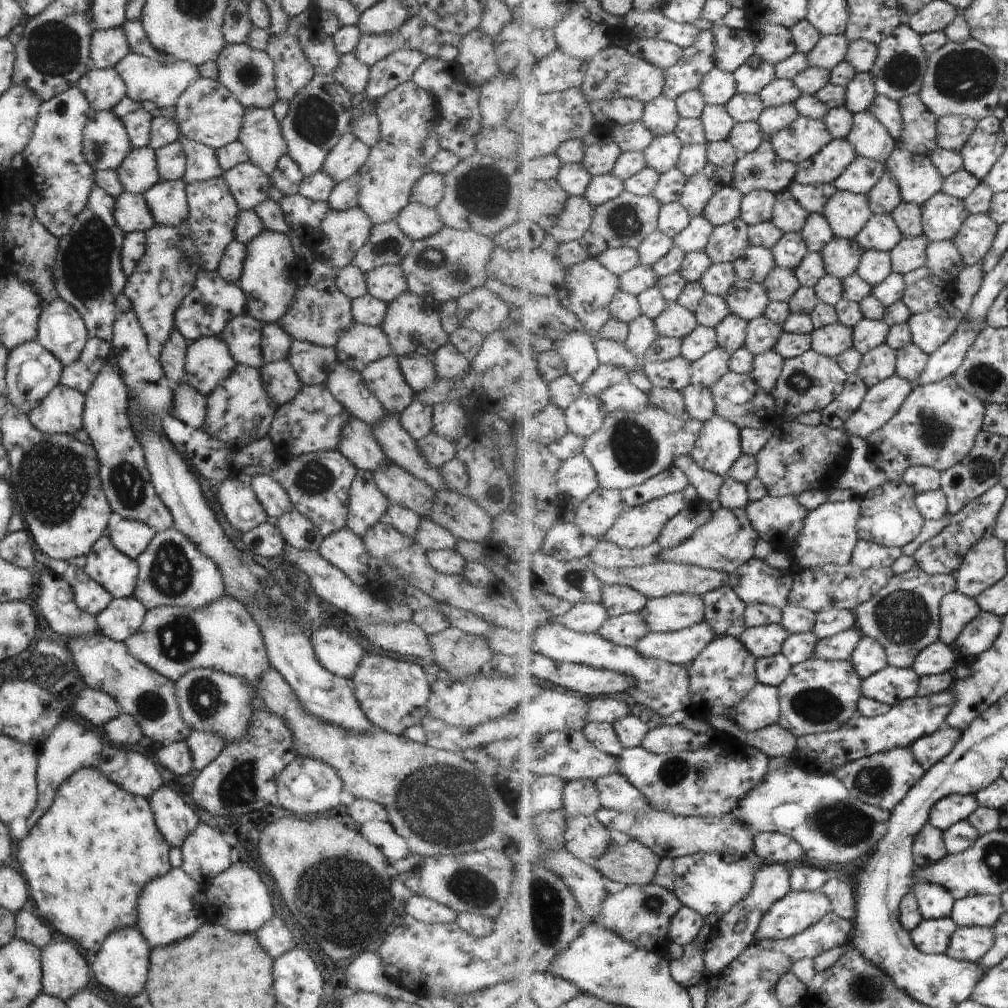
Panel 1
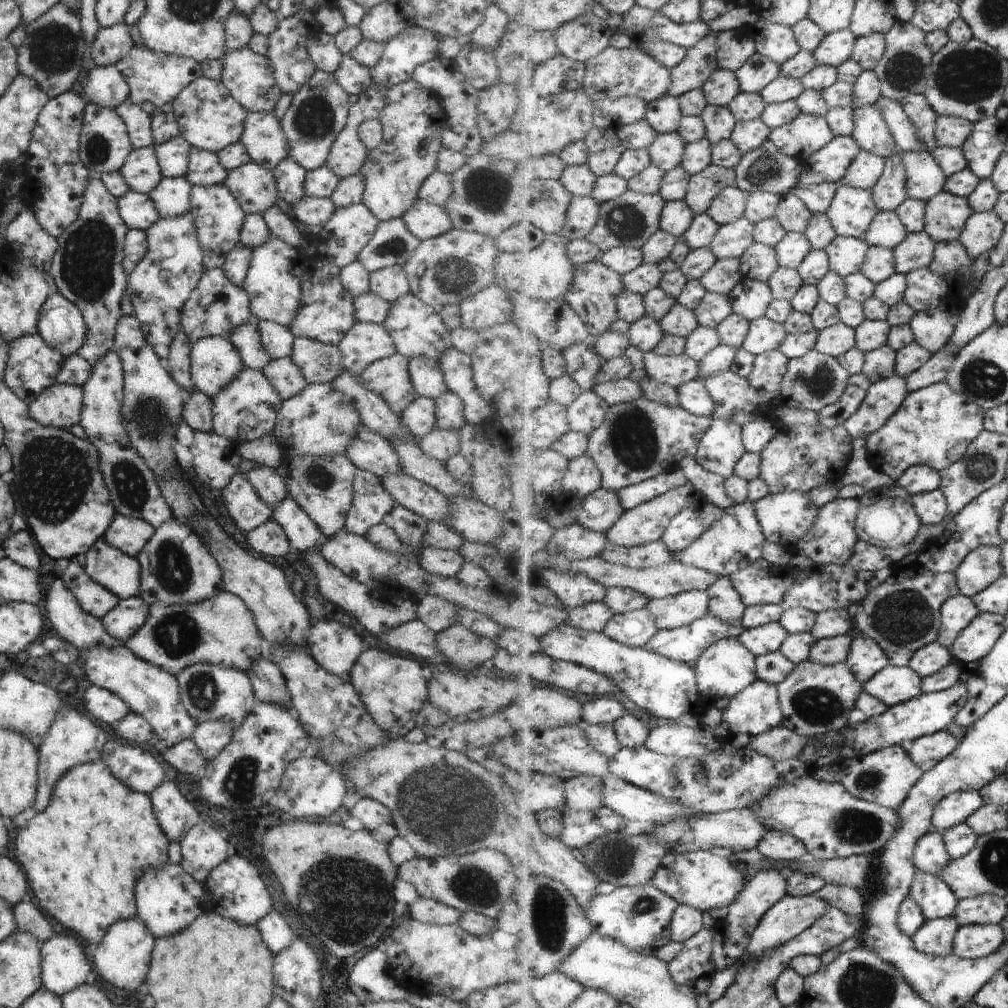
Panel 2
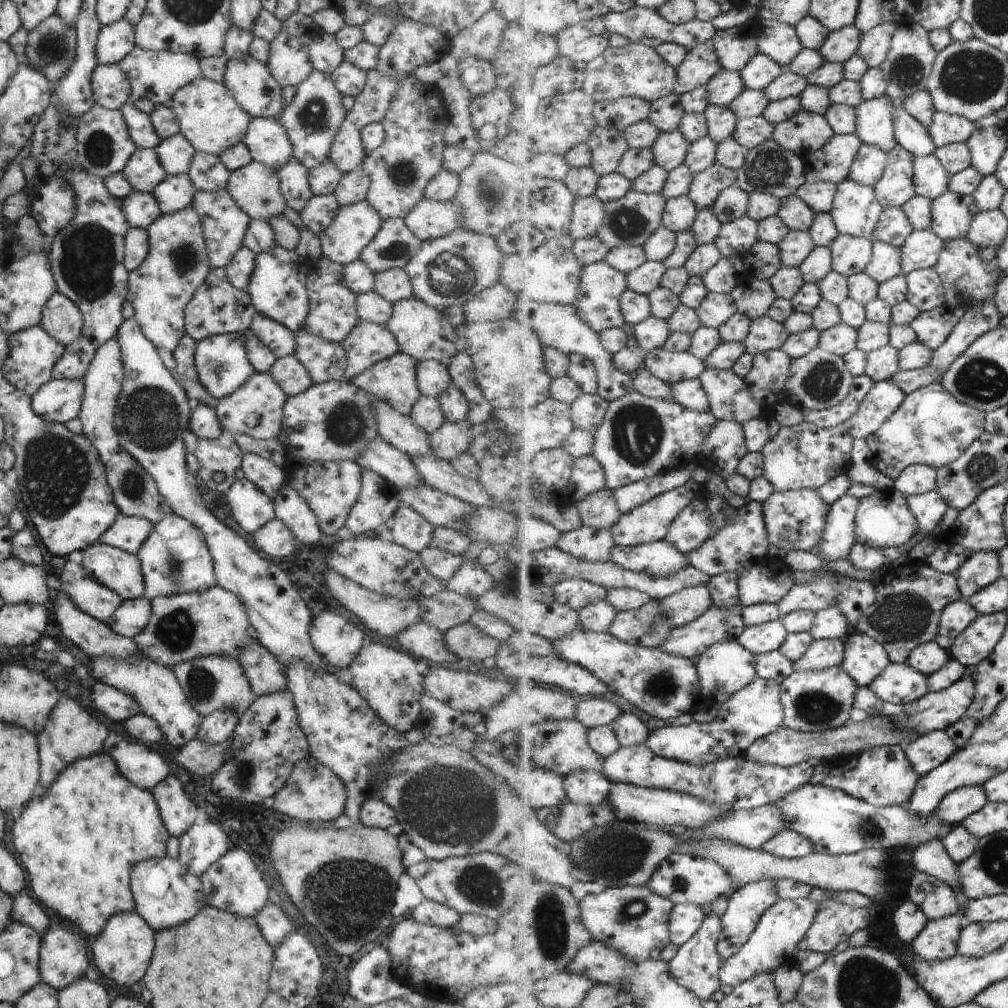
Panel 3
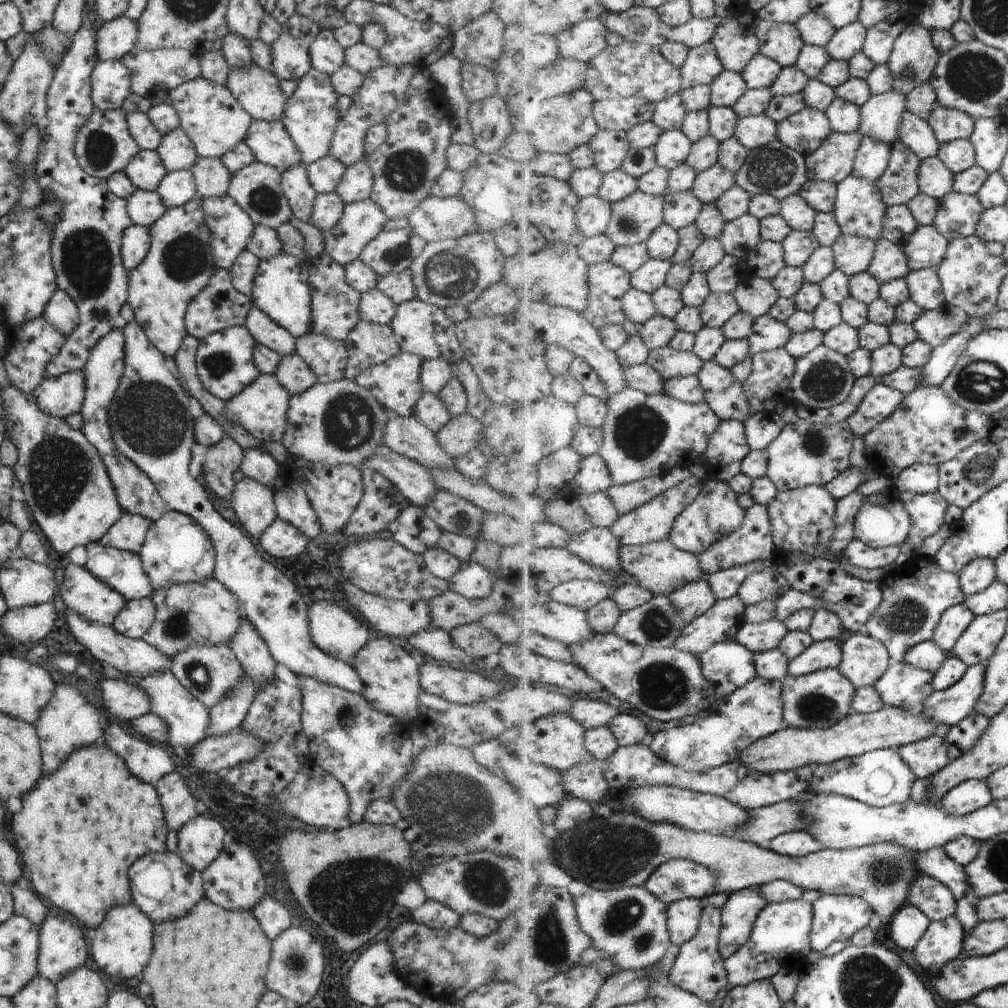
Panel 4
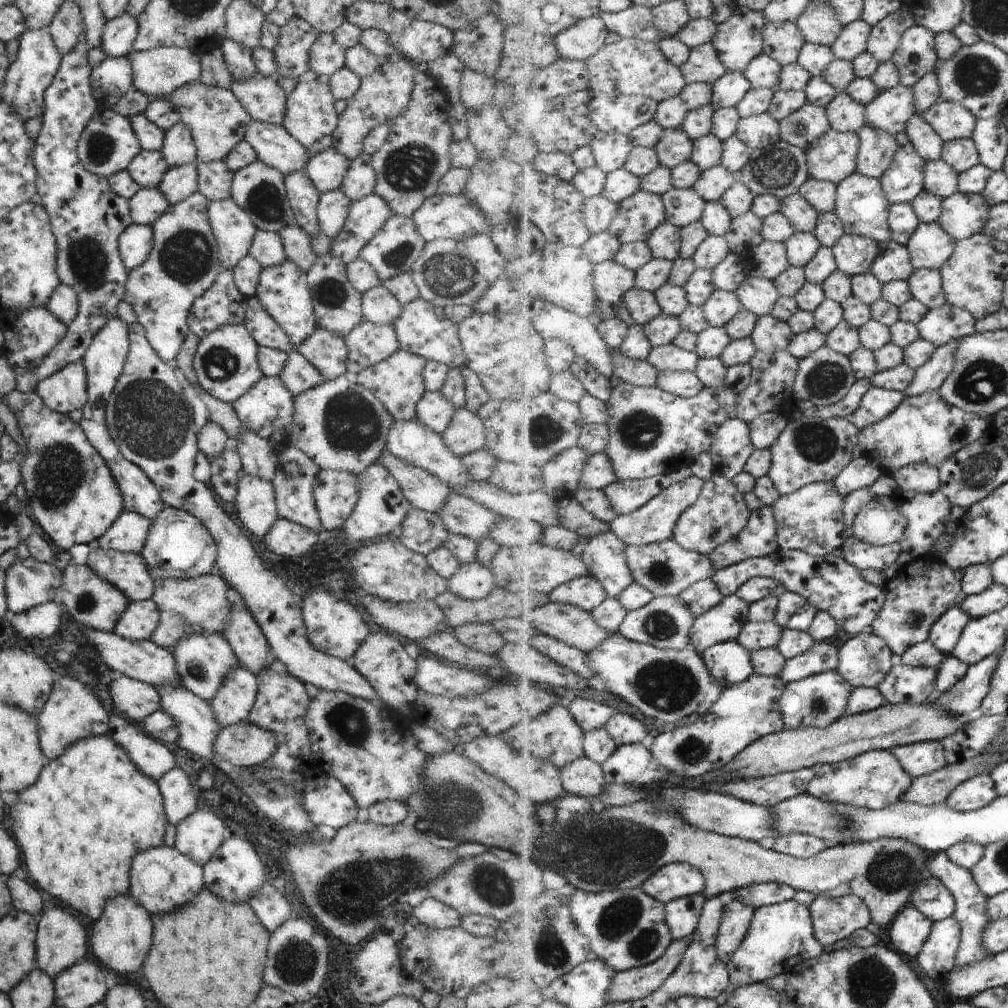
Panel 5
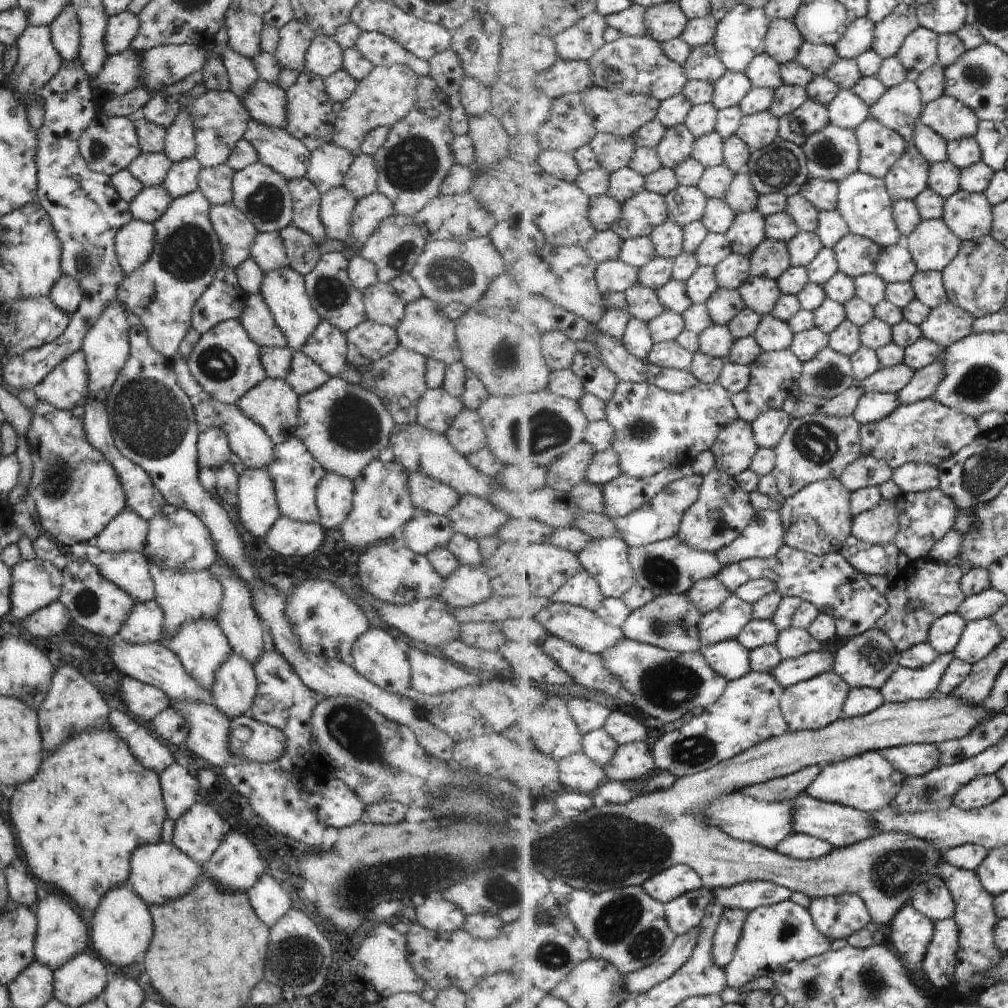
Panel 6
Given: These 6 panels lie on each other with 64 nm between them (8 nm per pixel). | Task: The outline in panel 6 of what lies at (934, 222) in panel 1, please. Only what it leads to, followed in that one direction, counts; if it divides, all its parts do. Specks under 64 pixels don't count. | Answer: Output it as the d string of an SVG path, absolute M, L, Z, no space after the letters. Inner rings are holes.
M959 189L946 200L943 219L962 241L973 241L992 234L993 208L985 193Z

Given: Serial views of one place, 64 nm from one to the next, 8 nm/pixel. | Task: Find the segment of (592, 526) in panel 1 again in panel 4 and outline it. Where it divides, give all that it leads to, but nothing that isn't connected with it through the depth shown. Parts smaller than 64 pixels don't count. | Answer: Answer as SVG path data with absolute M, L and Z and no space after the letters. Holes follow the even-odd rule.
M607 491L589 495L579 493L578 500L596 526L611 528L621 516Z

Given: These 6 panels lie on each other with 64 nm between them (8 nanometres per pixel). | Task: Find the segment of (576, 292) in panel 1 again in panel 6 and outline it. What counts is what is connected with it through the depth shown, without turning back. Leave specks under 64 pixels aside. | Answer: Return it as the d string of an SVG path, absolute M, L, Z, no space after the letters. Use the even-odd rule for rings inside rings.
M618 259L599 264L596 278L603 295L607 292L627 293L640 283L639 274L639 269Z

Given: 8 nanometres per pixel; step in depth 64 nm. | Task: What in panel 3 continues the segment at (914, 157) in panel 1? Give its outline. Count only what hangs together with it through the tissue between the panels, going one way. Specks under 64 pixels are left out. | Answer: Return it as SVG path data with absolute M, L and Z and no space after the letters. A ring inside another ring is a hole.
M933 154L915 158L914 180L917 195L935 201L948 192L952 175L945 169L936 154Z

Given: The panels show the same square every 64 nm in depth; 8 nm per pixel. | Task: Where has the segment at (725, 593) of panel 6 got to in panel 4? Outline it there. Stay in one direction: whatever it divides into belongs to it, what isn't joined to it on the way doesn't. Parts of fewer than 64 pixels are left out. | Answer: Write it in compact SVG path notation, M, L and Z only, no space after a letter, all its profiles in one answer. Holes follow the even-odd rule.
M703 580L688 583L671 593L670 598L686 624L708 613L718 602L718 597L713 593L712 585Z

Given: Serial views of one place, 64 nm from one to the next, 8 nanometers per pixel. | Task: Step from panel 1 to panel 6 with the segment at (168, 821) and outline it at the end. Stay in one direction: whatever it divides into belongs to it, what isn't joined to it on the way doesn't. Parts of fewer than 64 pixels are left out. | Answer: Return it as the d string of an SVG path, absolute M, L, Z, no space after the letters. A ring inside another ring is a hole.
M175 762L166 766L158 777L166 817L175 822L195 804L197 780Z

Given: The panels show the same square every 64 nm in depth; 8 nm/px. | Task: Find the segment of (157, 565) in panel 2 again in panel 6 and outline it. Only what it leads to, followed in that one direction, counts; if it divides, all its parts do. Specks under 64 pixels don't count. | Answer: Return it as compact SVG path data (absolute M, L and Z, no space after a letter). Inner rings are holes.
M165 504L147 521L147 536L142 554L171 572L199 572L215 562L214 544L205 525L188 510Z

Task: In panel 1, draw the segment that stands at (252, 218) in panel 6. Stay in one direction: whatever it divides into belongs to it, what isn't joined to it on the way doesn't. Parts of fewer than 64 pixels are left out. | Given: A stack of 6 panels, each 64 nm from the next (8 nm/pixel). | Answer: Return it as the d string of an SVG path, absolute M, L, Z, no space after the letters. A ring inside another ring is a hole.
M253 163L237 164L222 171L221 176L239 210L253 211L263 200L268 200L267 192L272 186L270 177Z

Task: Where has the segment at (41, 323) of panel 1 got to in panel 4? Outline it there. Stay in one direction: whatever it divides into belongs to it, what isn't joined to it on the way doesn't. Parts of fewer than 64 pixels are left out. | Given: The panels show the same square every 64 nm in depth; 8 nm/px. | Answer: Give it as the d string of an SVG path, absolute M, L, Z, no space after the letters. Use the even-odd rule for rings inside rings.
M56 289L46 303L42 316L54 330L66 337L77 325L79 314L68 293Z

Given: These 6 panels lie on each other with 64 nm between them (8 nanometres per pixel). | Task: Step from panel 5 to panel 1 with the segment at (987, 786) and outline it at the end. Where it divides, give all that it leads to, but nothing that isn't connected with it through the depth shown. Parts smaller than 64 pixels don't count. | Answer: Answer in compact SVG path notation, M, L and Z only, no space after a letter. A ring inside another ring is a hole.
M951 794L933 806L929 823L945 831L957 822L968 820L979 808L975 795Z

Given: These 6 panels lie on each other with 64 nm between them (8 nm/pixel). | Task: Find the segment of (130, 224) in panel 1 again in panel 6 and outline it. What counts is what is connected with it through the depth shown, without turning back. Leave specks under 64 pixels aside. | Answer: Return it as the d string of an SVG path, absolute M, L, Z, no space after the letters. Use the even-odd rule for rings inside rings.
M161 185L141 188L128 204L133 220L152 224L167 210L173 200Z

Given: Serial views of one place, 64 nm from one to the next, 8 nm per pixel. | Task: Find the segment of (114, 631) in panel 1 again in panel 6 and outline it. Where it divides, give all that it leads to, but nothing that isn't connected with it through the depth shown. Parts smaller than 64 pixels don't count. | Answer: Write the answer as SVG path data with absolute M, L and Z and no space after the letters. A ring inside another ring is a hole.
M154 600L134 603L115 638L131 644L159 642L163 628L161 622L163 613Z

